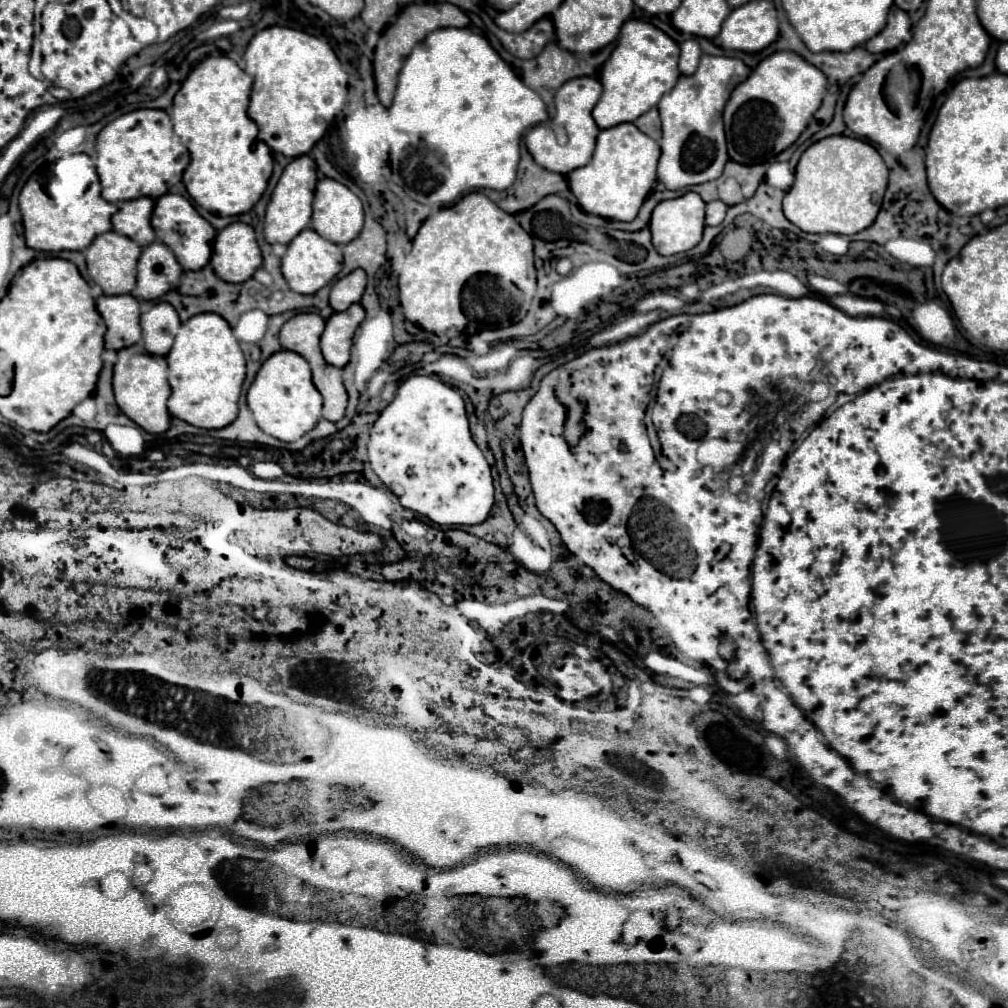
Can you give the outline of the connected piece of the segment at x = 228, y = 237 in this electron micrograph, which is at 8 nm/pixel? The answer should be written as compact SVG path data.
M230 223L216 235L212 269L222 281L242 283L262 265L262 253L254 229L246 223Z

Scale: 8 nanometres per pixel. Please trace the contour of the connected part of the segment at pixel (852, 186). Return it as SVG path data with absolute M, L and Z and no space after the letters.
M832 135L812 143L796 165L796 181L784 197L784 215L806 233L854 235L876 219L888 185L880 153L862 139Z

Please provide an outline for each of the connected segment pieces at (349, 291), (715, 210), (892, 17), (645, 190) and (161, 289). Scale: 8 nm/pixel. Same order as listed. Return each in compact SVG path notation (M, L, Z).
M354 269L346 277L338 279L330 291L330 307L334 311L346 311L352 303L358 303L366 287L366 271Z
M710 201L706 205L706 225L720 225L724 221L728 205L722 201Z
M892 7L888 13L886 27L866 43L866 49L870 53L886 53L886 51L896 49L900 43L904 43L908 39L910 39L908 13L898 7Z
M634 123L614 125L600 131L592 161L580 169L574 169L568 175L568 185L586 213L600 215L604 219L632 221L638 215L640 205L656 185L658 159L658 143L644 135Z
M154 241L138 259L138 283L134 293L142 299L158 299L170 289L178 287L178 279L182 275L182 267L178 265L176 257L162 245Z

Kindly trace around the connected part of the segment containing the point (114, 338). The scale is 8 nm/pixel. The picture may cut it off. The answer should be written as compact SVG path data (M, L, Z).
M102 295L96 299L96 309L98 313L102 315L108 331L106 331L106 349L124 349L124 347L130 347L134 343L140 341L140 305L138 305L138 299L132 297L132 295L116 295L116 297L108 297L108 295Z

